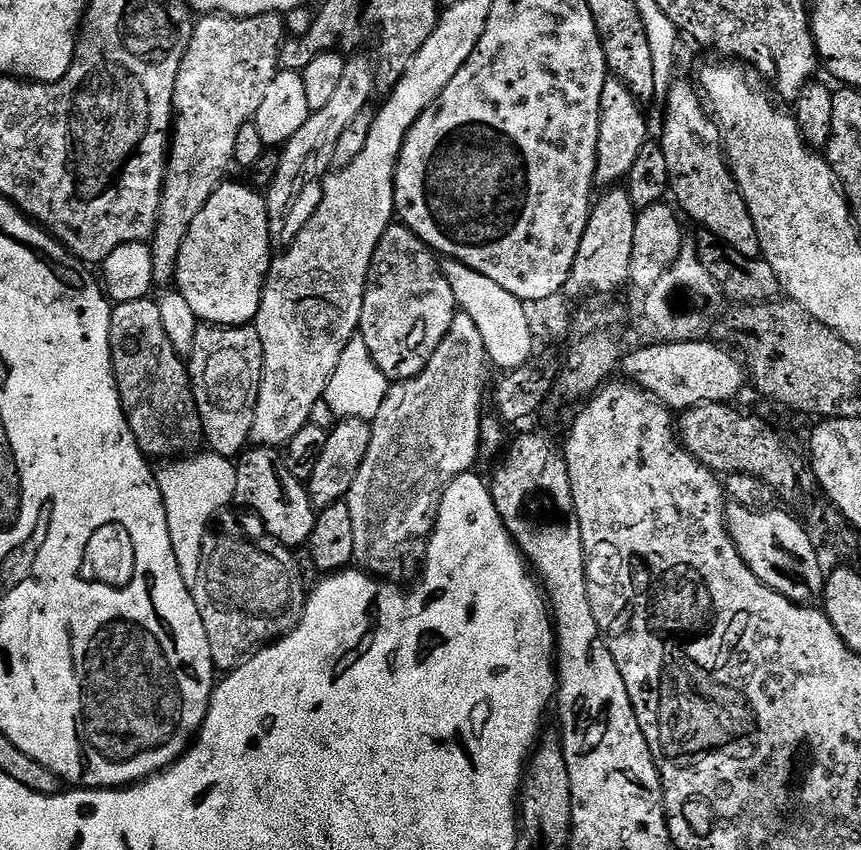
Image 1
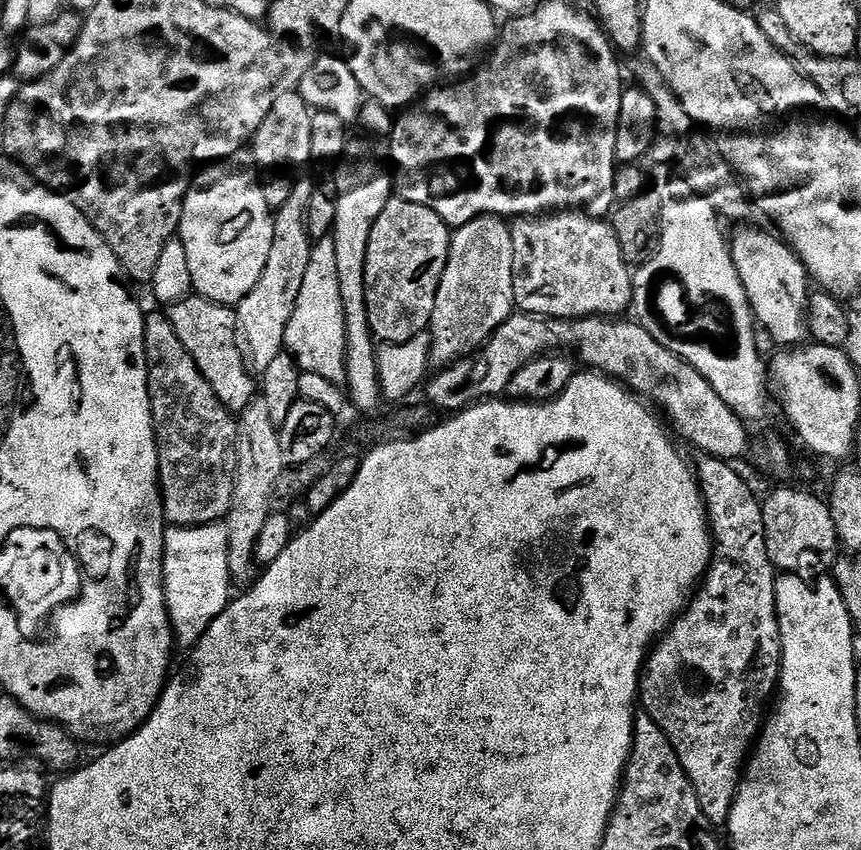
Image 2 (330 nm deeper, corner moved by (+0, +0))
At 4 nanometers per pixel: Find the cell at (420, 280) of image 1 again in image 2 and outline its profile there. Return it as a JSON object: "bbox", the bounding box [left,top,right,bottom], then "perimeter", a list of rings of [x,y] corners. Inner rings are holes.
{"bbox":[366,198,451,346],"perimeter":[[[393,198],[384,207],[382,214],[378,214],[378,222],[374,222],[366,250],[366,314],[372,335],[377,341],[384,340],[380,342],[388,346],[405,344],[429,331],[438,286],[446,270],[451,245],[449,225],[438,214],[434,214],[434,210]]]}

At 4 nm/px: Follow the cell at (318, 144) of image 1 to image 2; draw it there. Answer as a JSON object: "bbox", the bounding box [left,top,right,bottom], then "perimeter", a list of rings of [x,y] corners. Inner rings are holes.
{"bbox":[235,180,314,374],"perimeter":[[[296,180],[286,206],[277,209],[272,225],[274,242],[270,246],[270,258],[266,258],[266,270],[258,278],[258,286],[246,294],[235,305],[238,339],[244,354],[244,362],[249,372],[259,374],[274,362],[284,351],[286,325],[290,323],[290,314],[298,302],[298,293],[302,291],[302,282],[306,278],[306,266],[310,266],[312,253],[308,235],[308,207],[314,191],[314,185],[308,180]]]}

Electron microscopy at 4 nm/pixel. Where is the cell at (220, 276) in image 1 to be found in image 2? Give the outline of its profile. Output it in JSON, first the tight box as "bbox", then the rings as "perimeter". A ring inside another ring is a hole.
{"bbox":[178,166,274,306],"perimeter":[[[228,166],[205,167],[193,179],[184,198],[178,239],[186,246],[193,289],[216,304],[235,306],[258,286],[258,278],[262,278],[262,270],[266,270],[266,258],[270,258],[270,246],[274,242],[274,216],[262,198],[259,179],[255,180],[244,168],[224,167]]]}

